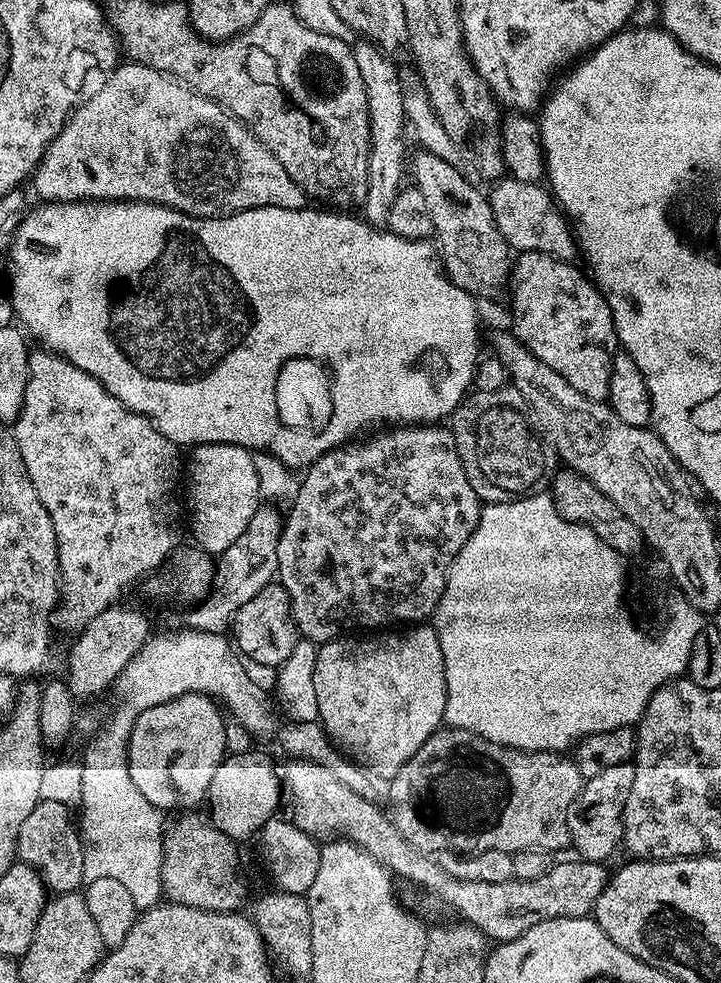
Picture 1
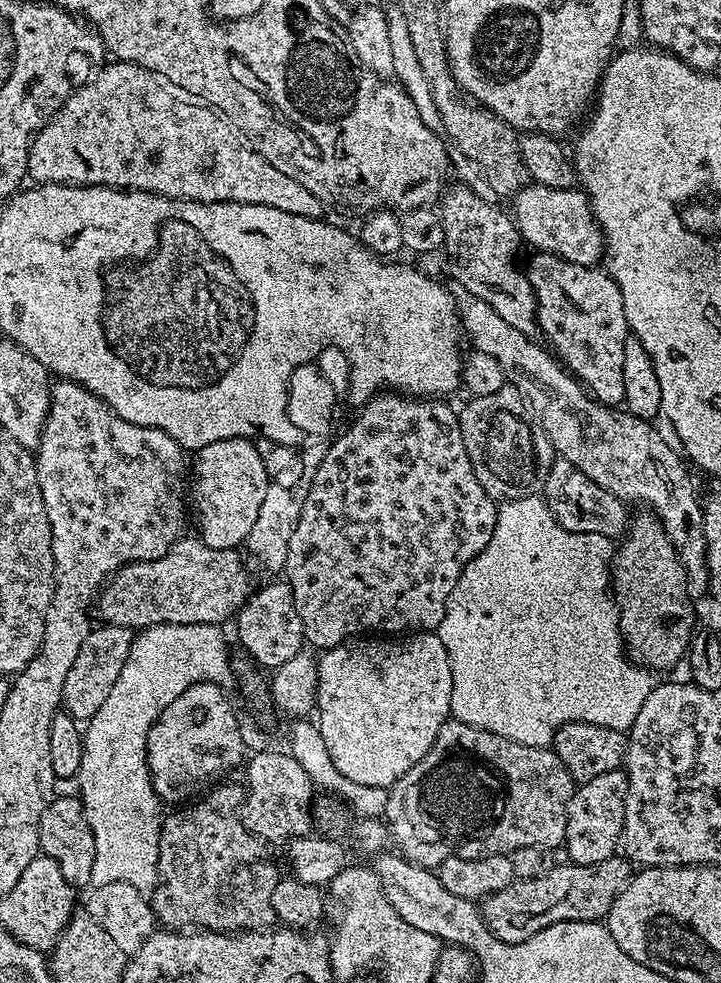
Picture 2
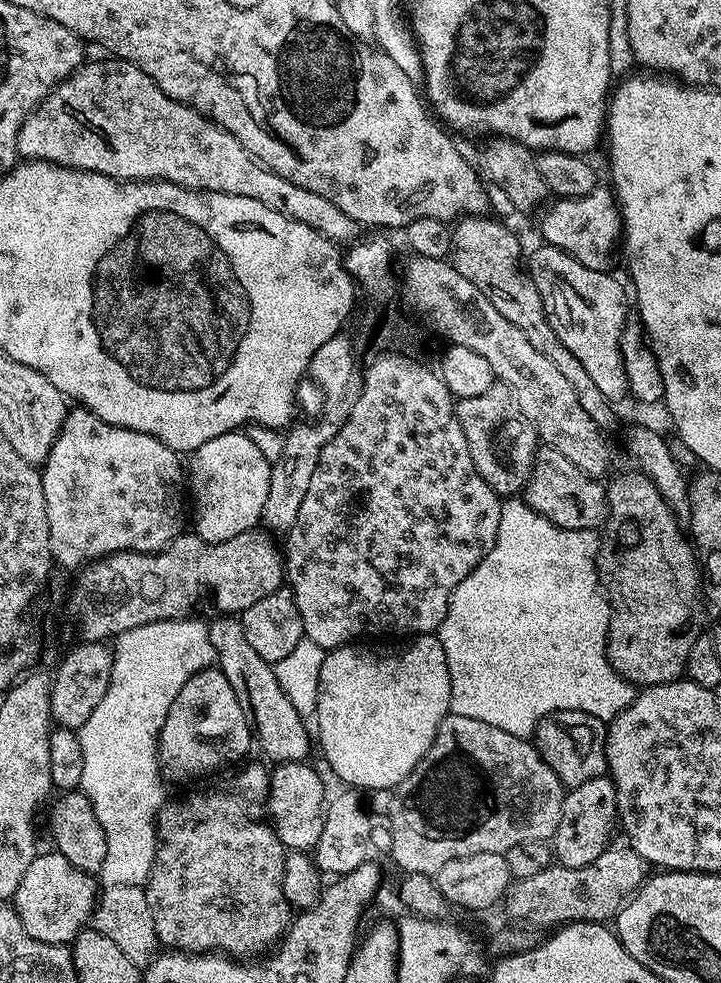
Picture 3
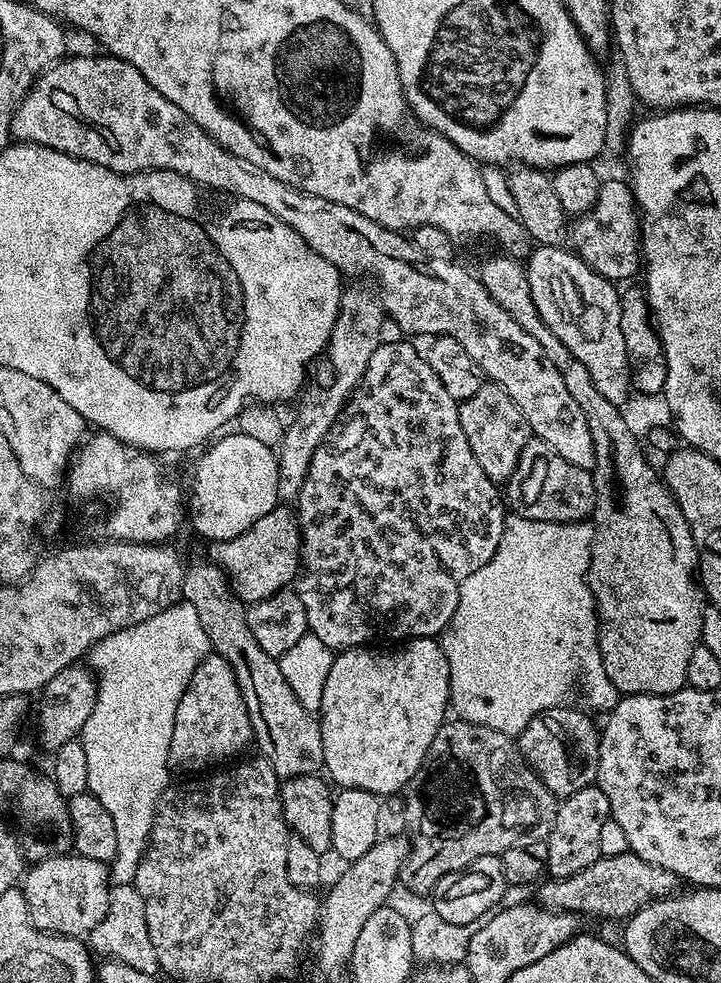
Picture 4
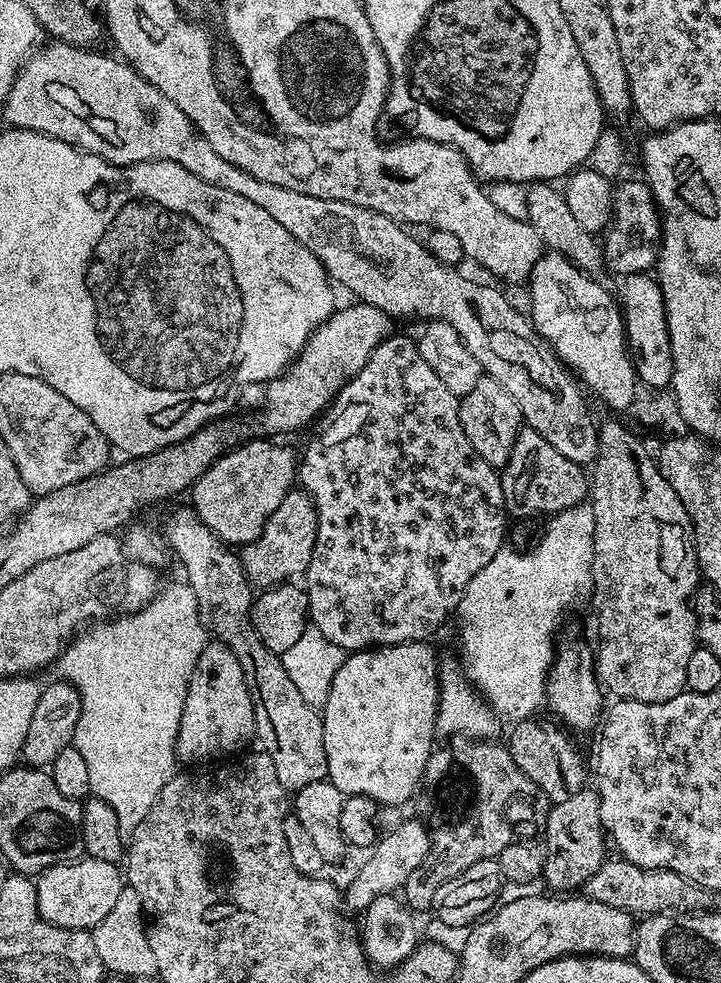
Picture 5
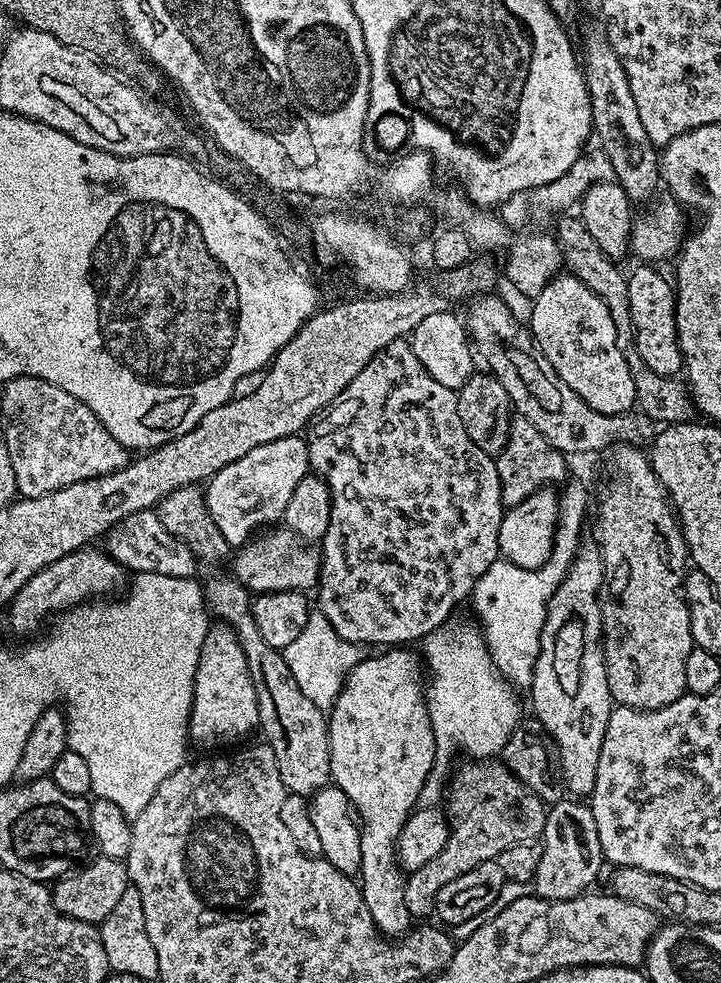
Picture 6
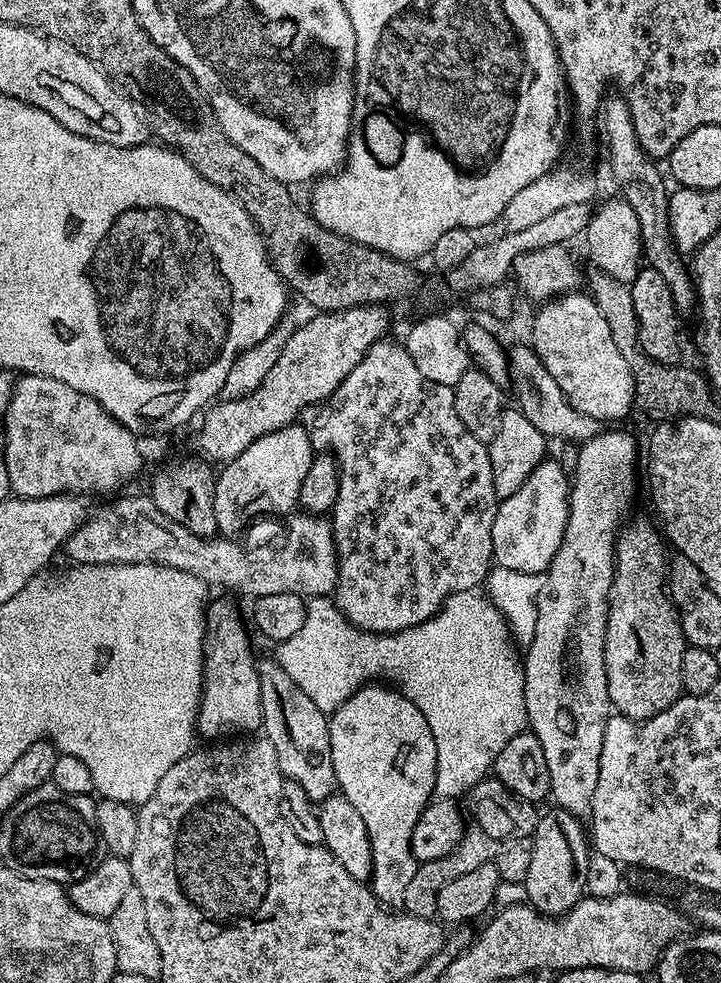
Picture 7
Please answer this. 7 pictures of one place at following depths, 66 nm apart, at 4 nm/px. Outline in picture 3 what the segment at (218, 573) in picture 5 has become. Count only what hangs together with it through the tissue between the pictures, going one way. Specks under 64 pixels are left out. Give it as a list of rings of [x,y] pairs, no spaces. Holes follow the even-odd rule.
[[[220,614],[216,621],[208,624],[210,642],[216,651],[215,663],[220,671],[226,674],[230,686],[234,686],[234,694],[238,694],[238,702],[242,702],[242,710],[252,726],[252,735],[258,748],[276,764],[304,762],[309,759],[308,751],[314,744],[308,741],[310,728],[305,717],[294,710],[286,694],[282,694],[282,686],[278,686],[276,669],[268,664],[250,646],[246,639],[246,630],[242,630],[239,619],[232,614]]]

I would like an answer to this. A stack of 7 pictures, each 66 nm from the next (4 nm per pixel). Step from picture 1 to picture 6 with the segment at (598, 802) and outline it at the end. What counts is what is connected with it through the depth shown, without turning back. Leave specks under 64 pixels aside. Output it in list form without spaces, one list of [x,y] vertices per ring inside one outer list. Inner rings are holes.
[[[565,798],[547,809],[542,837],[542,859],[534,881],[535,895],[542,900],[572,900],[593,887],[600,867],[606,861],[602,842],[598,842],[598,826],[587,803],[576,798]]]

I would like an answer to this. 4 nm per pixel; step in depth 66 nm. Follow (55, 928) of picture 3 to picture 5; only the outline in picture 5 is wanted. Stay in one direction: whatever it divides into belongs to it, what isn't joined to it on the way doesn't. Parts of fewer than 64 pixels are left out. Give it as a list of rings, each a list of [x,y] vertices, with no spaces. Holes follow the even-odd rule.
[[[81,858],[70,864],[47,868],[35,877],[36,901],[40,916],[46,922],[63,928],[91,930],[106,918],[118,894],[126,887],[125,877],[117,865],[91,858]]]

